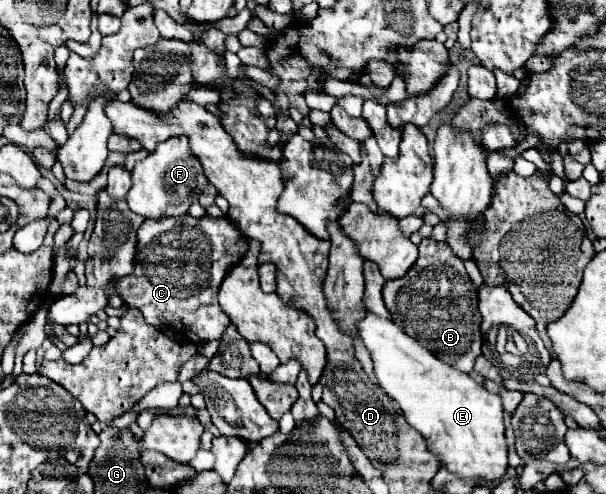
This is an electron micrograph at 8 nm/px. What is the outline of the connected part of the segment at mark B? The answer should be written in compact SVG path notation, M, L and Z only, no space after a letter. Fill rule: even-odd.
M431 237L423 239L417 265L413 265L405 277L387 281L383 285L383 299L393 323L437 355L437 359L463 373L473 369L473 361L481 355L481 313L477 307L477 289L473 291L463 261L451 253L449 245L437 243Z

